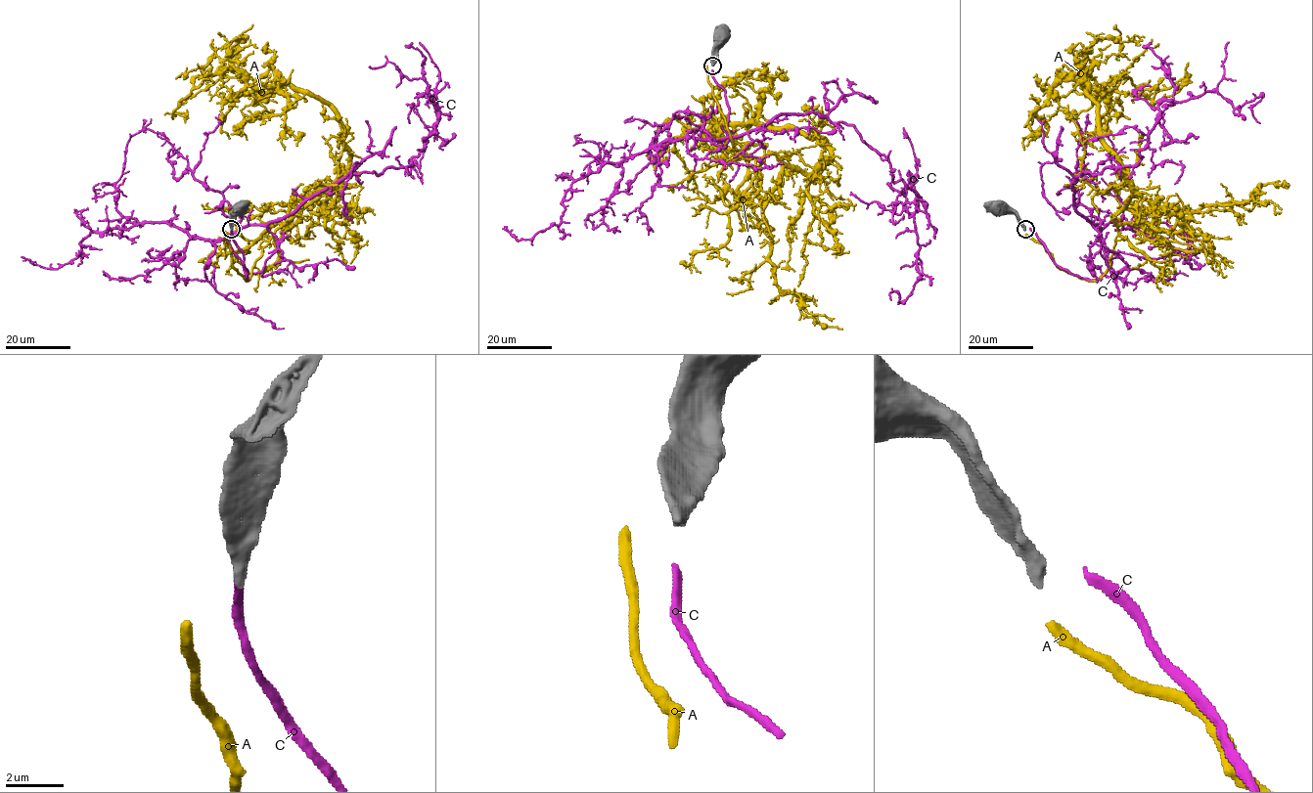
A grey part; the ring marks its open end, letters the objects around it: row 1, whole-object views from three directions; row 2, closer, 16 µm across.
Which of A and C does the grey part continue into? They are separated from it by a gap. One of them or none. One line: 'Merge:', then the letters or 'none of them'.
Merge: C

